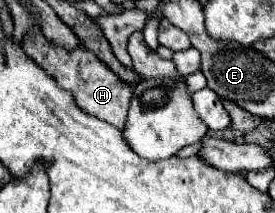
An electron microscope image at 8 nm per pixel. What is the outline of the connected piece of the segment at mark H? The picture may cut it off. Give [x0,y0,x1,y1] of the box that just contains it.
[21,28,133,130]

